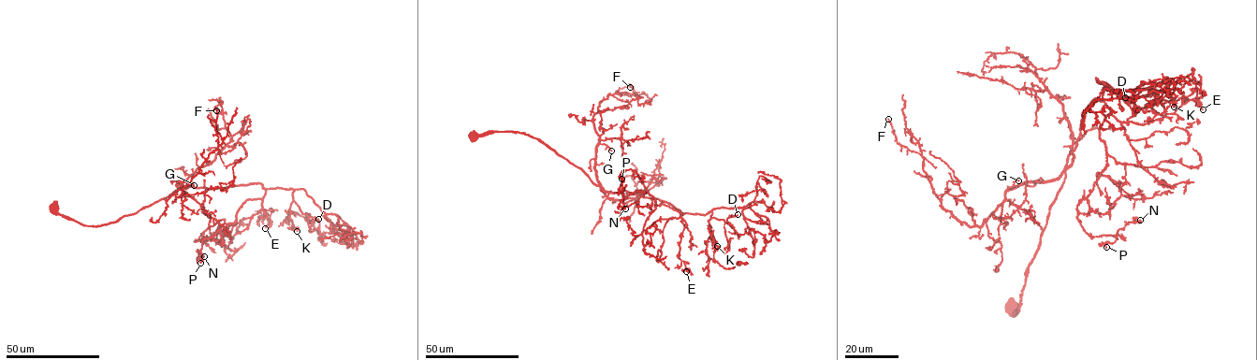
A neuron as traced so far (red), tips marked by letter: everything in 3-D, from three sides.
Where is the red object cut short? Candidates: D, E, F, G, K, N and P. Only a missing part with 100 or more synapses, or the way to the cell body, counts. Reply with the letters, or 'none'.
none

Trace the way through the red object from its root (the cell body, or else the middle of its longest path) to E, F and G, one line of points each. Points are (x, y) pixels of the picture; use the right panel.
E: (1013, 309), (1019, 309), (1026, 269), (1092, 101), (1103, 101), (1119, 121), (1141, 124), (1193, 98), (1203, 109)
F: (1013, 309), (1065, 174), (1009, 190), (984, 223), (968, 226), (944, 210), (924, 159), (898, 142), (888, 119)
G: (1013, 309), (1019, 309), (1025, 271), (1037, 250), (1049, 207), (1065, 174), (1008, 189), (1018, 180)

